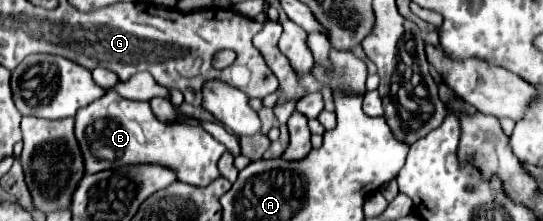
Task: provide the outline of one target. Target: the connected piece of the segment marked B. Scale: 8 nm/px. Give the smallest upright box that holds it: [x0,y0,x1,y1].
[74,90,226,186]

